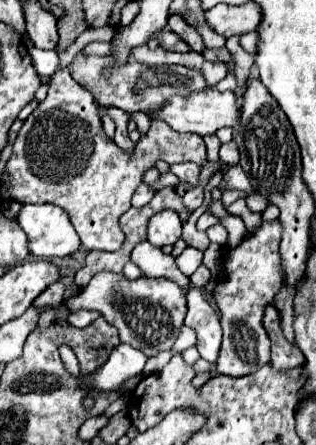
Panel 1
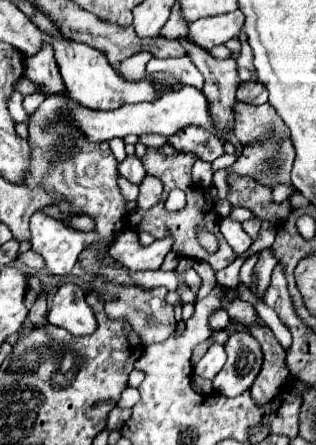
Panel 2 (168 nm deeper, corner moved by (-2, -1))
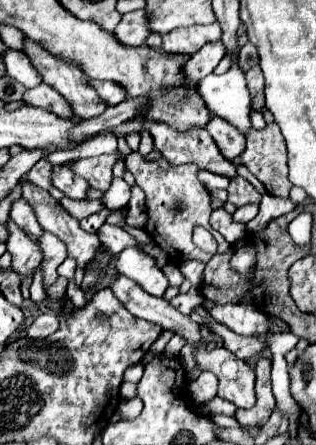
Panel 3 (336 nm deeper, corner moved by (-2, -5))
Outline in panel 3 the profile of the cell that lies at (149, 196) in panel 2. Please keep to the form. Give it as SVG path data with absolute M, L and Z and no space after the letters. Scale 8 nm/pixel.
M101 209L99 213L93 213L93 215L89 215L87 219L81 219L79 221L79 225L81 225L81 229L83 231L89 231L89 233L97 233L97 229L105 223L105 217L109 215L111 211L107 211L107 209Z

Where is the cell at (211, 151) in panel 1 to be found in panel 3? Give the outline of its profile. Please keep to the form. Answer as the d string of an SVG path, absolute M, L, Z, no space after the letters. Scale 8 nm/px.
M153 123L149 127L149 133L155 141L155 149L161 151L161 155L171 165L185 165L193 163L199 169L225 175L233 179L237 175L237 169L233 163L229 163L217 149L213 137L207 133L207 129L189 129L189 131L177 131L165 123Z

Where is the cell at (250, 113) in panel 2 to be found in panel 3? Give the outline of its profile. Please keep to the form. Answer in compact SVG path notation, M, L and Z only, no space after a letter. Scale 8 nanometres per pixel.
M269 123L263 131L249 131L241 163L265 185L269 195L289 197L293 185L287 179L287 147L277 123Z

